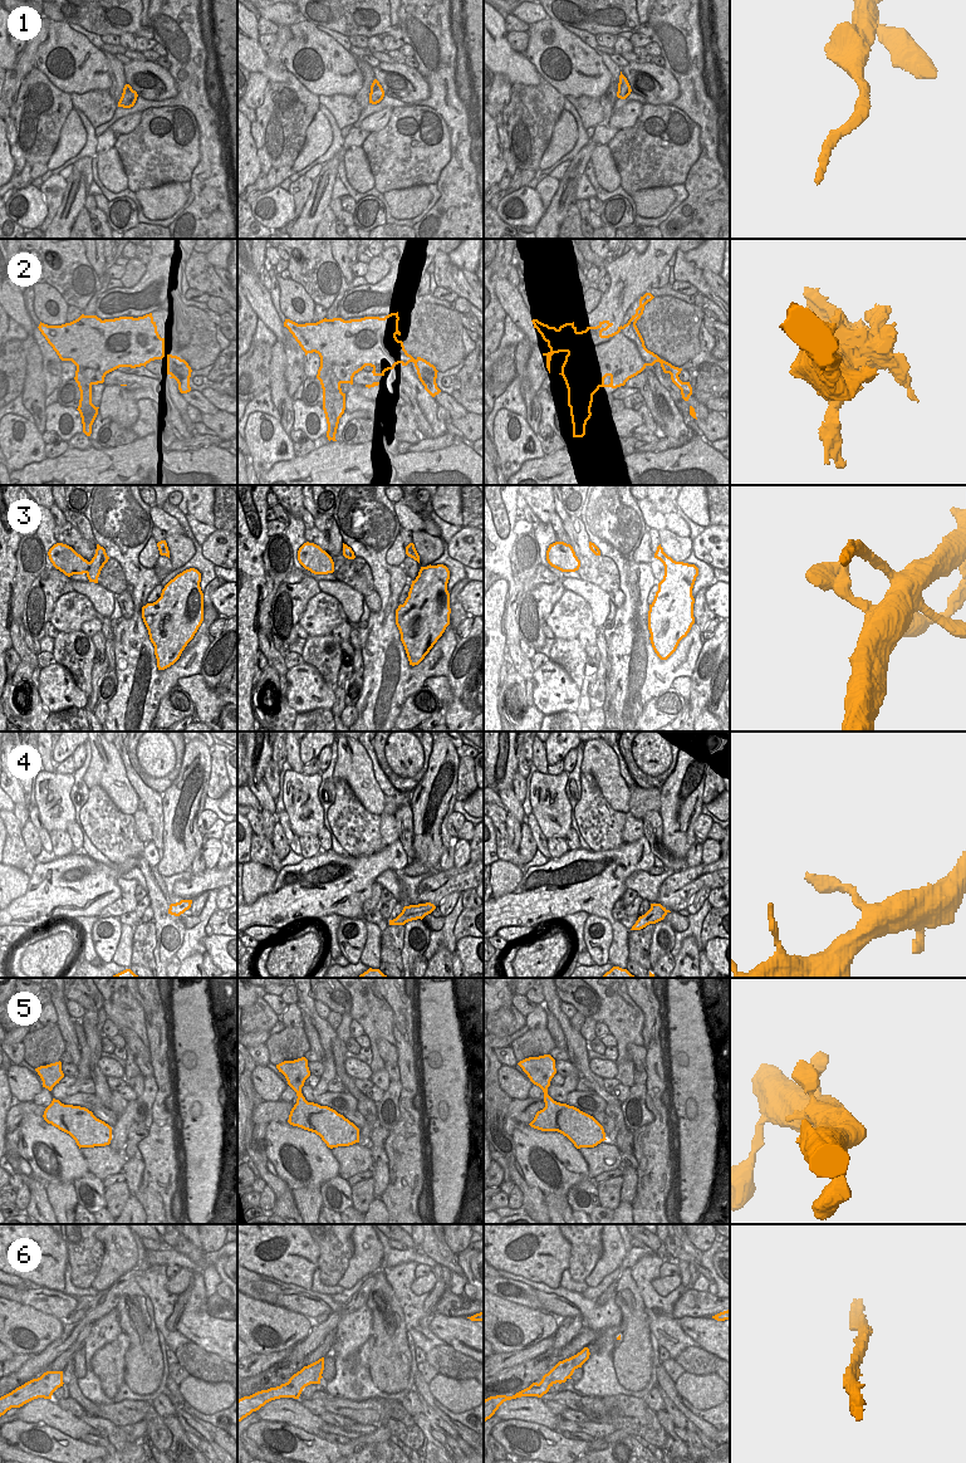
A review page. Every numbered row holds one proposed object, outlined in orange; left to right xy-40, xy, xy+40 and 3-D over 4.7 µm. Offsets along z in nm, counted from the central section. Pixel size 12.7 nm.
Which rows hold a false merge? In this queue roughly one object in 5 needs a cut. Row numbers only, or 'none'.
3.

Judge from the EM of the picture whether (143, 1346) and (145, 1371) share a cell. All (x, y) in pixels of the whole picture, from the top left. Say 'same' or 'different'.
same

